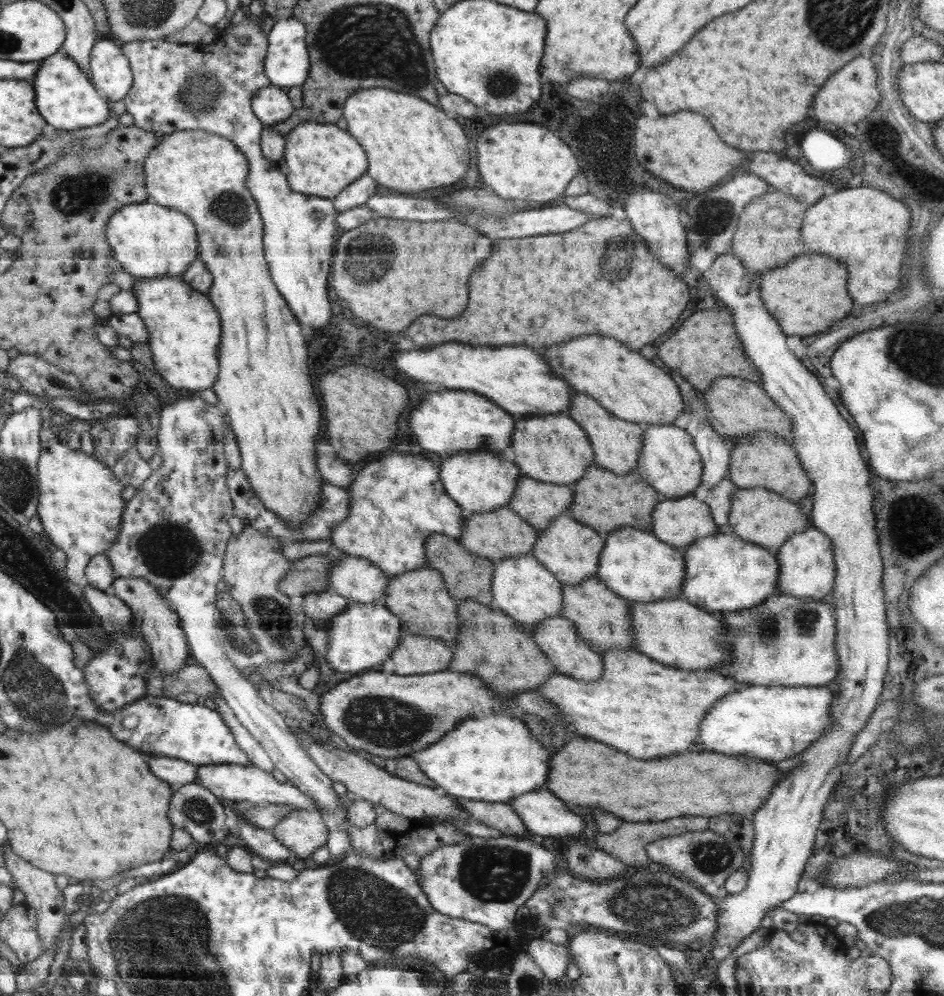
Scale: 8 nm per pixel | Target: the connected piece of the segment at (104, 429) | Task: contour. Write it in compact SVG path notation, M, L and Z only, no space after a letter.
M131 415L95 422L90 429L95 448L92 456L105 465L114 466L126 450L136 444L138 431L138 420Z

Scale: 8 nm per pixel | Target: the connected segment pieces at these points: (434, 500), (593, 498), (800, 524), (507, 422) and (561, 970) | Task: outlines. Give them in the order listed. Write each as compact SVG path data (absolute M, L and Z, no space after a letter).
M389 451L382 458L370 459L365 464L346 488L350 497L350 514L333 528L329 538L336 549L348 556L369 560L387 577L393 578L397 574L426 566L424 544L431 534L444 533L446 537L454 540L460 538L466 519L463 510L448 496L439 475L439 468L430 460L420 458L420 466L416 466L414 456L408 456L405 452Z
M595 465L589 466L572 488L573 505L569 514L574 520L592 527L592 530L601 535L628 526L651 532L653 512L662 499L656 489L642 480L638 472L614 474L611 470L596 468Z
M760 486L738 489L731 496L728 527L740 538L756 543L761 547L774 548L777 551L793 534L806 530L810 526L808 516L798 510L796 503L781 497L776 491Z
M460 389L428 394L426 400L408 416L408 426L418 436L418 444L430 452L449 456L461 451L495 449L503 451L511 446L515 423L510 413L504 412L489 398Z
M536 938L528 942L528 953L548 978L556 980L565 977L566 966L571 962L566 945Z

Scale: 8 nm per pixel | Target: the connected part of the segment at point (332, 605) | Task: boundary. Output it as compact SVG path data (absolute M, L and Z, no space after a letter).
M332 590L306 594L303 595L302 619L304 621L315 619L328 623L349 605L350 600Z

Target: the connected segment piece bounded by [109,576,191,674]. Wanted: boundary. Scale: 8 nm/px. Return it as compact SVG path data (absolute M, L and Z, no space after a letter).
M116 576L109 590L130 607L138 622L138 630L151 650L155 667L162 674L176 674L182 666L191 661L189 646L178 615L147 579Z

